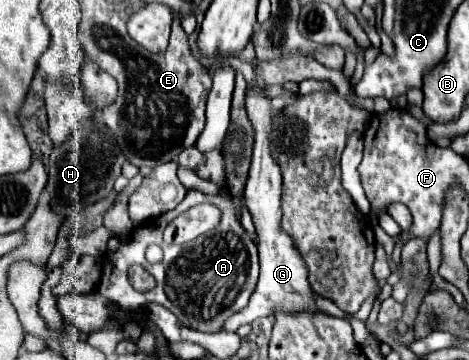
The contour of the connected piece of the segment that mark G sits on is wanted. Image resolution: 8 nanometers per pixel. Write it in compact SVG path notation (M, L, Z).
M256 76L256 82L248 86L246 90L246 112L254 128L254 152L252 152L252 164L248 172L248 182L244 190L244 200L248 210L252 212L256 234L260 238L258 242L258 254L260 254L260 280L258 286L244 310L230 316L224 324L226 332L236 332L242 324L250 324L256 318L274 314L278 310L310 310L318 312L312 300L312 290L306 276L306 266L300 258L300 254L294 248L294 242L284 230L280 228L280 190L282 190L282 174L278 162L272 158L270 150L270 132L272 132L272 100L264 94L266 82L264 78Z

